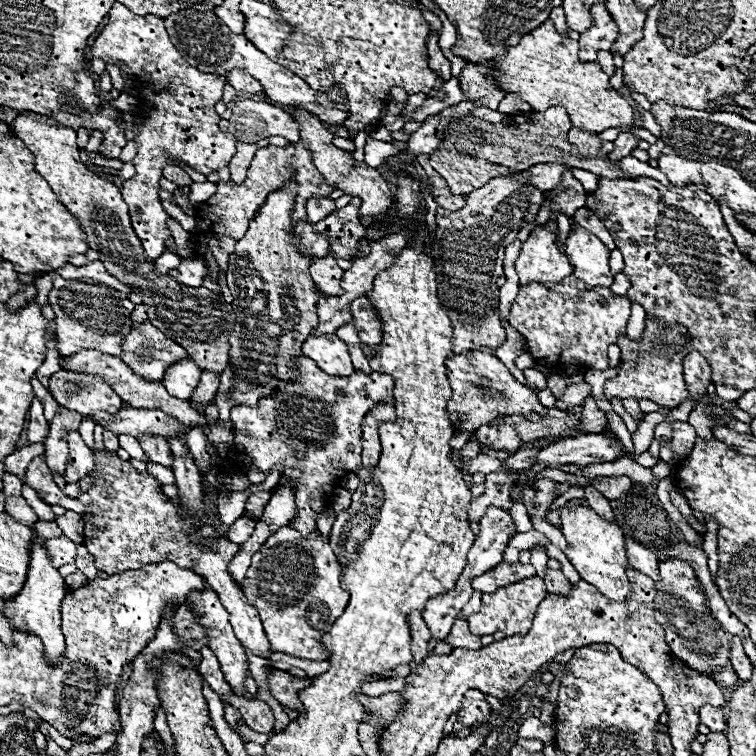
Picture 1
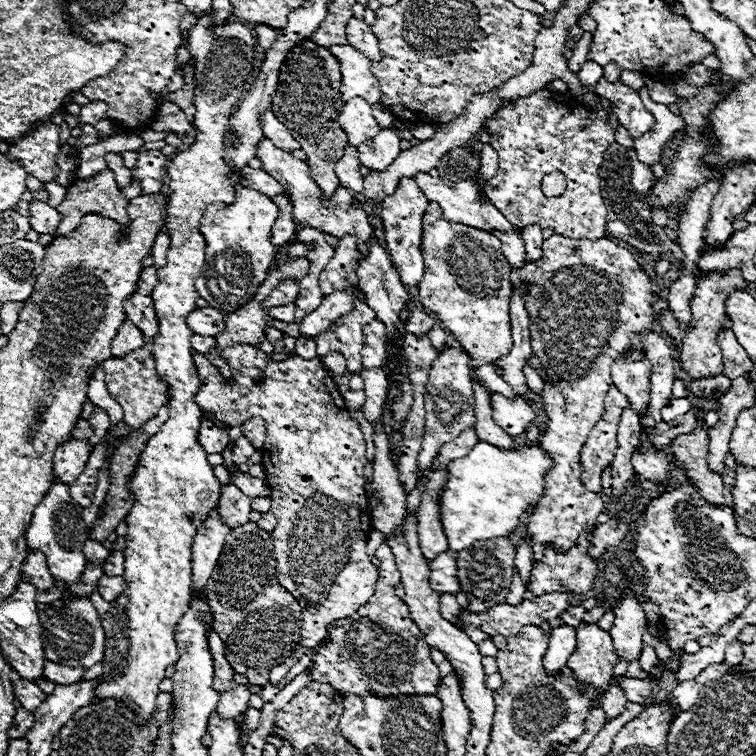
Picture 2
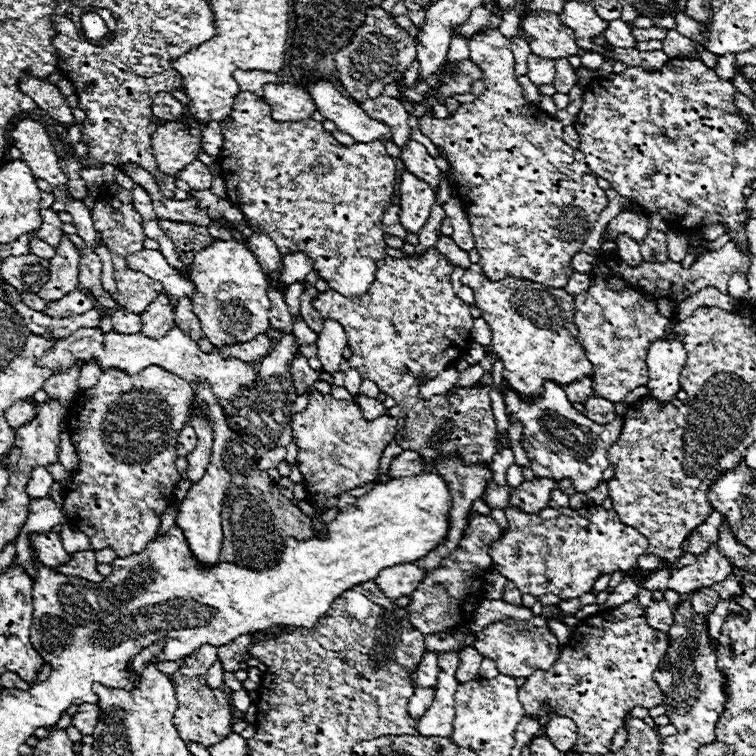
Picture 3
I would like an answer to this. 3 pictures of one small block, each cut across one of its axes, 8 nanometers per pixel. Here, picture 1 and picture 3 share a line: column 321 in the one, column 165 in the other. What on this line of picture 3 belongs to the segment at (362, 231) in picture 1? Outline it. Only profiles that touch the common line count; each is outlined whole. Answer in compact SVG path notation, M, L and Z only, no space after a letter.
M160 220L160 228L176 244L180 260L184 260L184 264L188 266L192 264L194 254L200 252L202 248L208 248L218 240L232 240L232 234L224 226L196 226L196 224Z

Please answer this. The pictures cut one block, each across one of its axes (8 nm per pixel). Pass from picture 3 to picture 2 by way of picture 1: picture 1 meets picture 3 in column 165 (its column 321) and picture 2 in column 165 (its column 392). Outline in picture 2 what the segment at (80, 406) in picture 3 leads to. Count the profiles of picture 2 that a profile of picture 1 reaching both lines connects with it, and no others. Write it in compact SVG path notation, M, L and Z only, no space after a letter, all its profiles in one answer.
M138 348L124 358L112 358L104 362L104 382L108 388L108 394L122 406L124 410L124 422L130 426L130 430L138 430L144 422L154 418L158 410L166 404L166 382L158 378L156 364L152 360L150 350Z

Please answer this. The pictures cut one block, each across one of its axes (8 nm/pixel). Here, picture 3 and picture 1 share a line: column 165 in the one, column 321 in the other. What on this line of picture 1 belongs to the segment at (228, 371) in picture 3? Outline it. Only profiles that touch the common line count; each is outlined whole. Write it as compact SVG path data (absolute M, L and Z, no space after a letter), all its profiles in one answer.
M336 334L308 336L302 344L302 354L312 358L330 376L350 376L354 372L348 346Z

